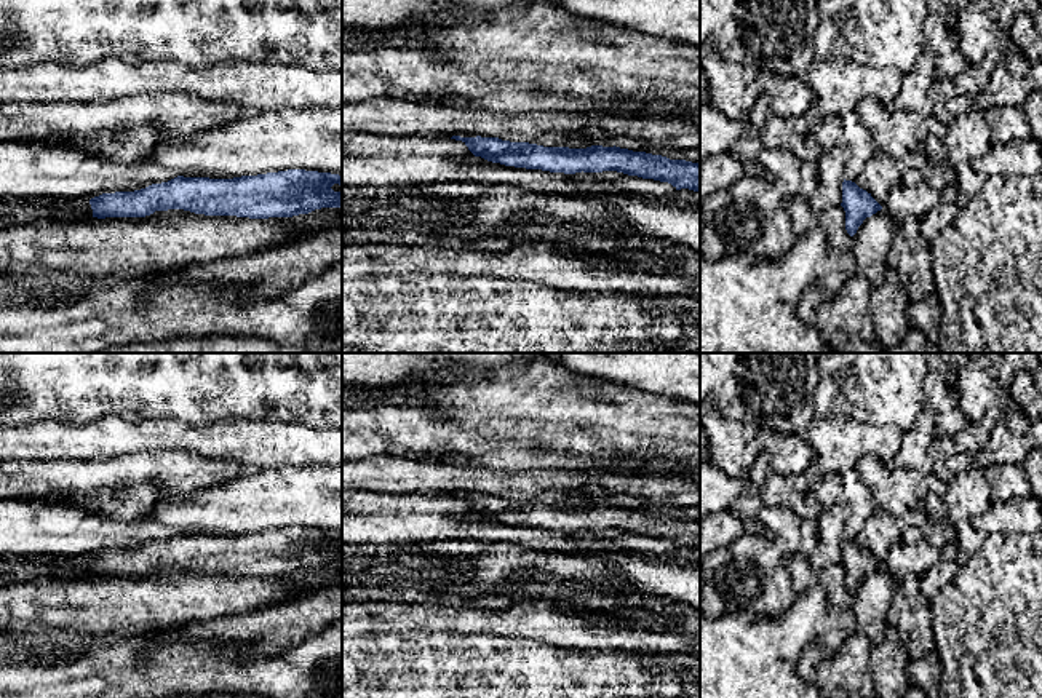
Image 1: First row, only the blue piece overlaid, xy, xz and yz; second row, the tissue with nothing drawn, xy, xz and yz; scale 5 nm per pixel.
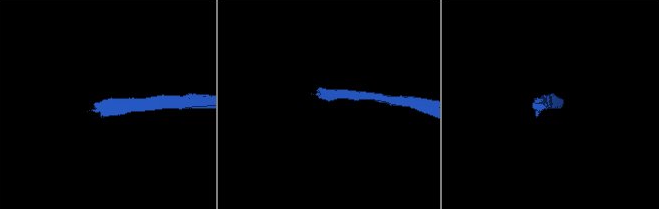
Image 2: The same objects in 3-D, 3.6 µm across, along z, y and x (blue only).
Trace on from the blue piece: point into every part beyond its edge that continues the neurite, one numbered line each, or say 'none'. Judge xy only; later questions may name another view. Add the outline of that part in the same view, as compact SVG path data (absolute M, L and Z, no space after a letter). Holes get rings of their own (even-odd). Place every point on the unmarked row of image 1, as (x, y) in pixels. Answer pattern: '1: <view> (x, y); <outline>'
1: xy (64, 561); M58 557L56 561L58 561L62 567L91 565L89 557Z

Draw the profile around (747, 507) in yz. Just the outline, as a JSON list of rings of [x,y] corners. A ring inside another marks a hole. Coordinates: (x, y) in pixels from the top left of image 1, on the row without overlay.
[[[761,450],[756,457],[750,476],[742,481],[742,495],[730,506],[730,513],[743,524],[745,533],[751,535],[767,535],[767,529],[759,521],[759,511],[764,506],[762,503],[762,471],[770,471],[770,454]]]

